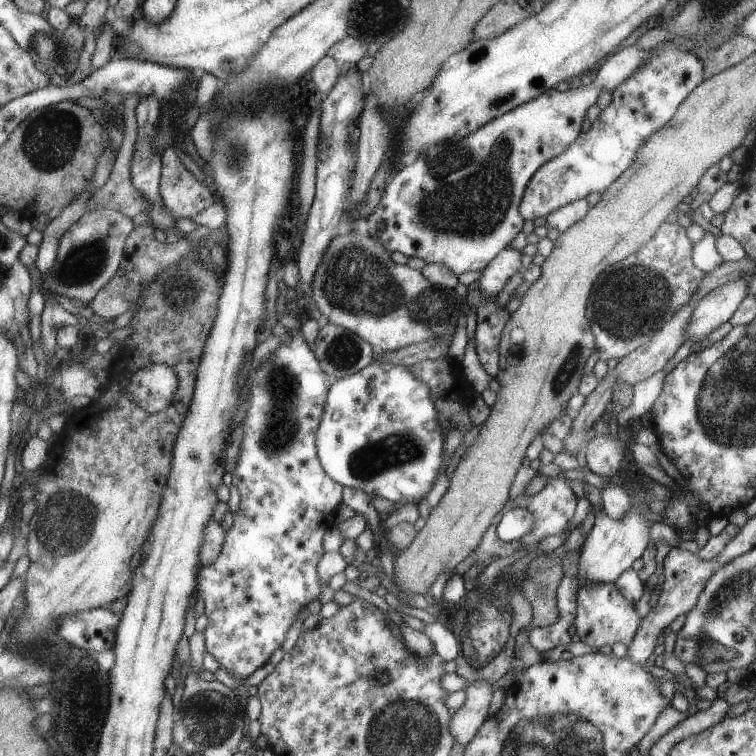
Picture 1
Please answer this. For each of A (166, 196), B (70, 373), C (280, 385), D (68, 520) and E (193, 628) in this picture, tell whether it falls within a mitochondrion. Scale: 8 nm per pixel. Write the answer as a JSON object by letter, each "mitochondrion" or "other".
{"A":"other","B":"mitochondrion","C":"mitochondrion","D":"mitochondrion","E":"other"}

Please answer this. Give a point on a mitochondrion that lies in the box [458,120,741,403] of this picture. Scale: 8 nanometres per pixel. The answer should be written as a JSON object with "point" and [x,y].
{"point":[628,304]}

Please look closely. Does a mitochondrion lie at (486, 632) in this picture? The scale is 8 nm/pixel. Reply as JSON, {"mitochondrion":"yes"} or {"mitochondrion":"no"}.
{"mitochondrion":"yes"}

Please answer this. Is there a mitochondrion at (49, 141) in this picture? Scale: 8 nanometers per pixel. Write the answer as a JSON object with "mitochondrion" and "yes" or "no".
{"mitochondrion":"yes"}

